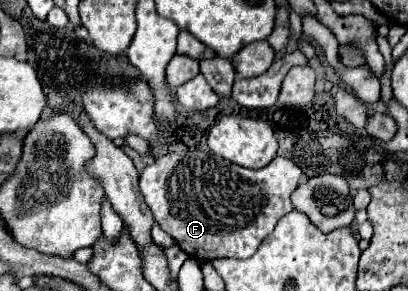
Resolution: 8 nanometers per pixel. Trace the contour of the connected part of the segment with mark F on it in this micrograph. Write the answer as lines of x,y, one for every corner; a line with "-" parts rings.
172,152
156,158
140,174
140,192
160,228
196,260
250,258
272,234
278,220
292,210
290,194
302,170
288,158
276,156
268,166
250,170
212,152

